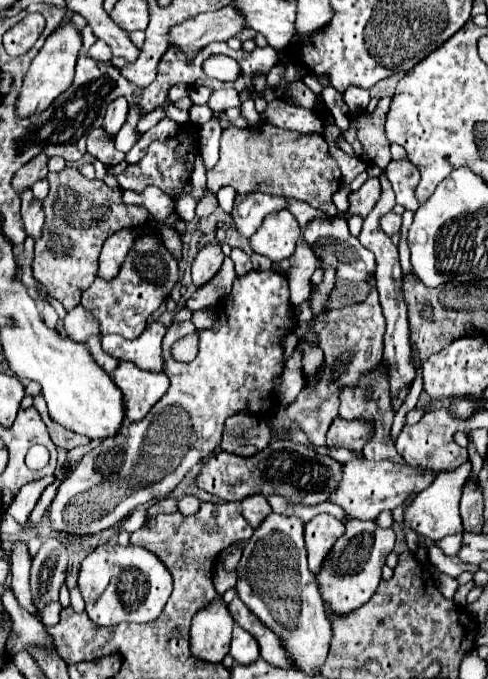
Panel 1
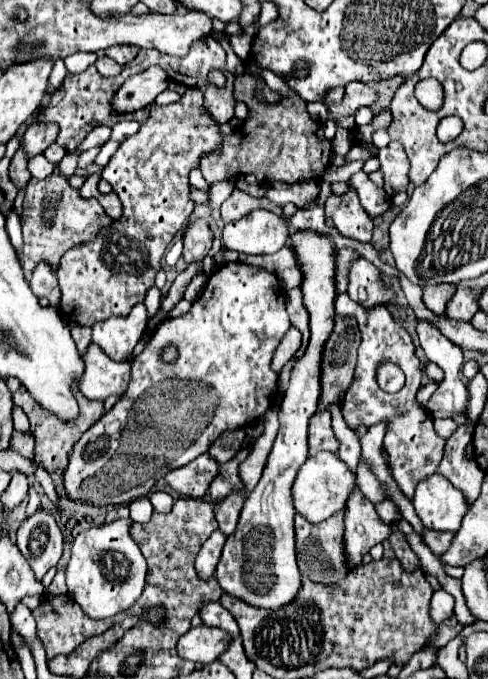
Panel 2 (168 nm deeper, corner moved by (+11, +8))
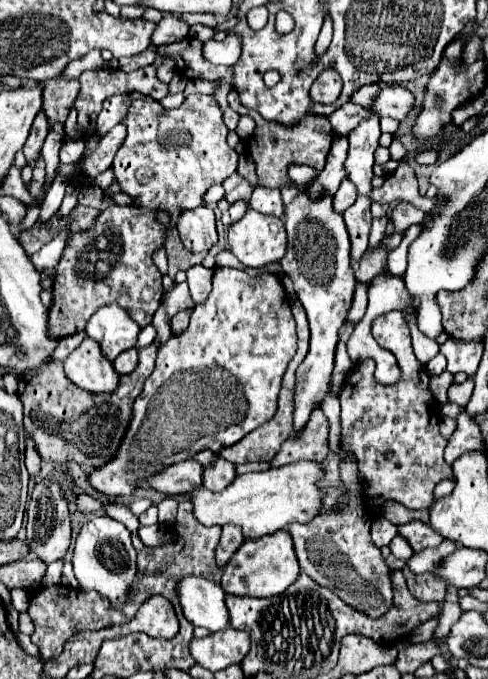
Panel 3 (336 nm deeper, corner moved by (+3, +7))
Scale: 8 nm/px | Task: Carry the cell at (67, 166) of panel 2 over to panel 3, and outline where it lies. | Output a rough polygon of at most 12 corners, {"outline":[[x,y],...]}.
{"outline":[[60,176],[42,201],[39,222],[47,222],[59,210],[67,180]]}

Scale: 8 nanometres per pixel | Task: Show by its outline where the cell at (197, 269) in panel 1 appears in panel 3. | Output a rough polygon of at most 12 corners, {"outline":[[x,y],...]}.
{"outline":[[182,211],[176,229],[184,247],[206,253],[218,241],[214,211]]}

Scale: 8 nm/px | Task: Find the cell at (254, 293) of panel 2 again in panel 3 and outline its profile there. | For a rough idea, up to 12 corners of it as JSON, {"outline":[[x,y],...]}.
{"outline":[[216,267],[158,349],[118,455],[220,451],[272,419],[296,325],[272,273]]}

